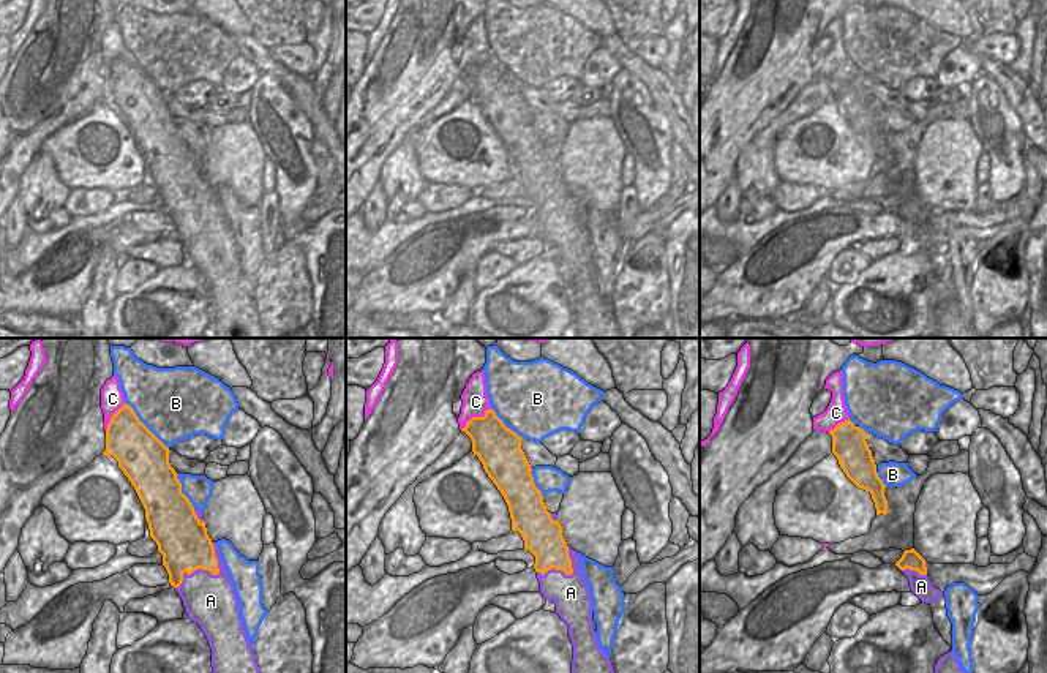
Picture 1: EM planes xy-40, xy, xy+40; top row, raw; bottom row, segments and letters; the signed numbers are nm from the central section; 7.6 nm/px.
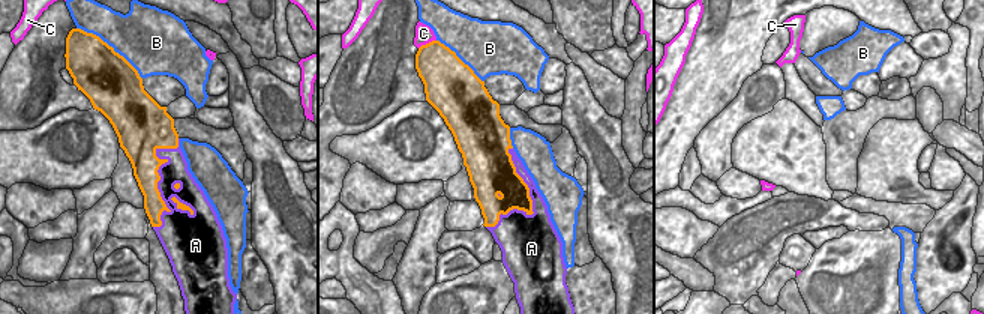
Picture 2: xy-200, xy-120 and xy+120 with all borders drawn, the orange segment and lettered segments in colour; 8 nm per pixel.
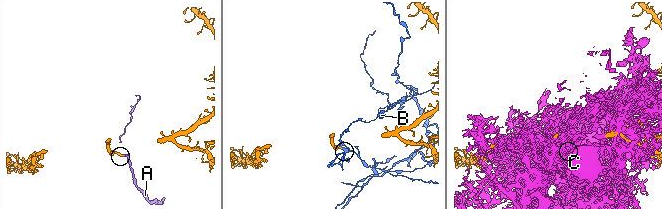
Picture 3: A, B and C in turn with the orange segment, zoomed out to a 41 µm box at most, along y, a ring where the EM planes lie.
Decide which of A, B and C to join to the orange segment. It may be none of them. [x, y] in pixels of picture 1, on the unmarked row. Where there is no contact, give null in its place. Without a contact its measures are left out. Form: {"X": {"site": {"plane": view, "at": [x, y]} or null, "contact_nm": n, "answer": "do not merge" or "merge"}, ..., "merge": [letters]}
{"A": {"site": {"plane": "xy-40", "at": [209, 217]}, "contact_nm": 460, "answer": "merge"}, "B": {"site": {"plane": "xy-40", "at": [144, 71]}, "contact_nm": 480, "answer": "do not merge"}, "C": {"site": {"plane": "xy", "at": [474, 63]}, "contact_nm": 280, "answer": "do not merge"}, "merge": ["A"]}

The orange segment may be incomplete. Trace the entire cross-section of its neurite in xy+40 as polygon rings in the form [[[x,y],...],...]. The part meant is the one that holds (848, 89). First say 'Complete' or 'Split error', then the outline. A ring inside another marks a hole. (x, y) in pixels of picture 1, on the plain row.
Complete. [[[850,65],[829,77],[832,82],[832,100],[837,103],[846,123],[857,133],[872,141],[876,161],[888,160],[886,131],[878,123],[872,96],[865,87],[865,77]]]

